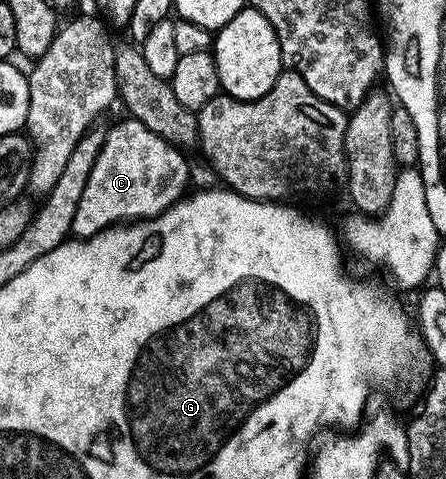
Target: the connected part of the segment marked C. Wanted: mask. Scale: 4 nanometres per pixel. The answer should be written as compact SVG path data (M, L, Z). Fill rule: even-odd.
M127 120L118 122L104 133L104 142L74 211L72 233L77 238L92 237L127 219L157 217L185 196L188 165L180 154L183 152L169 141L163 141L141 121Z

